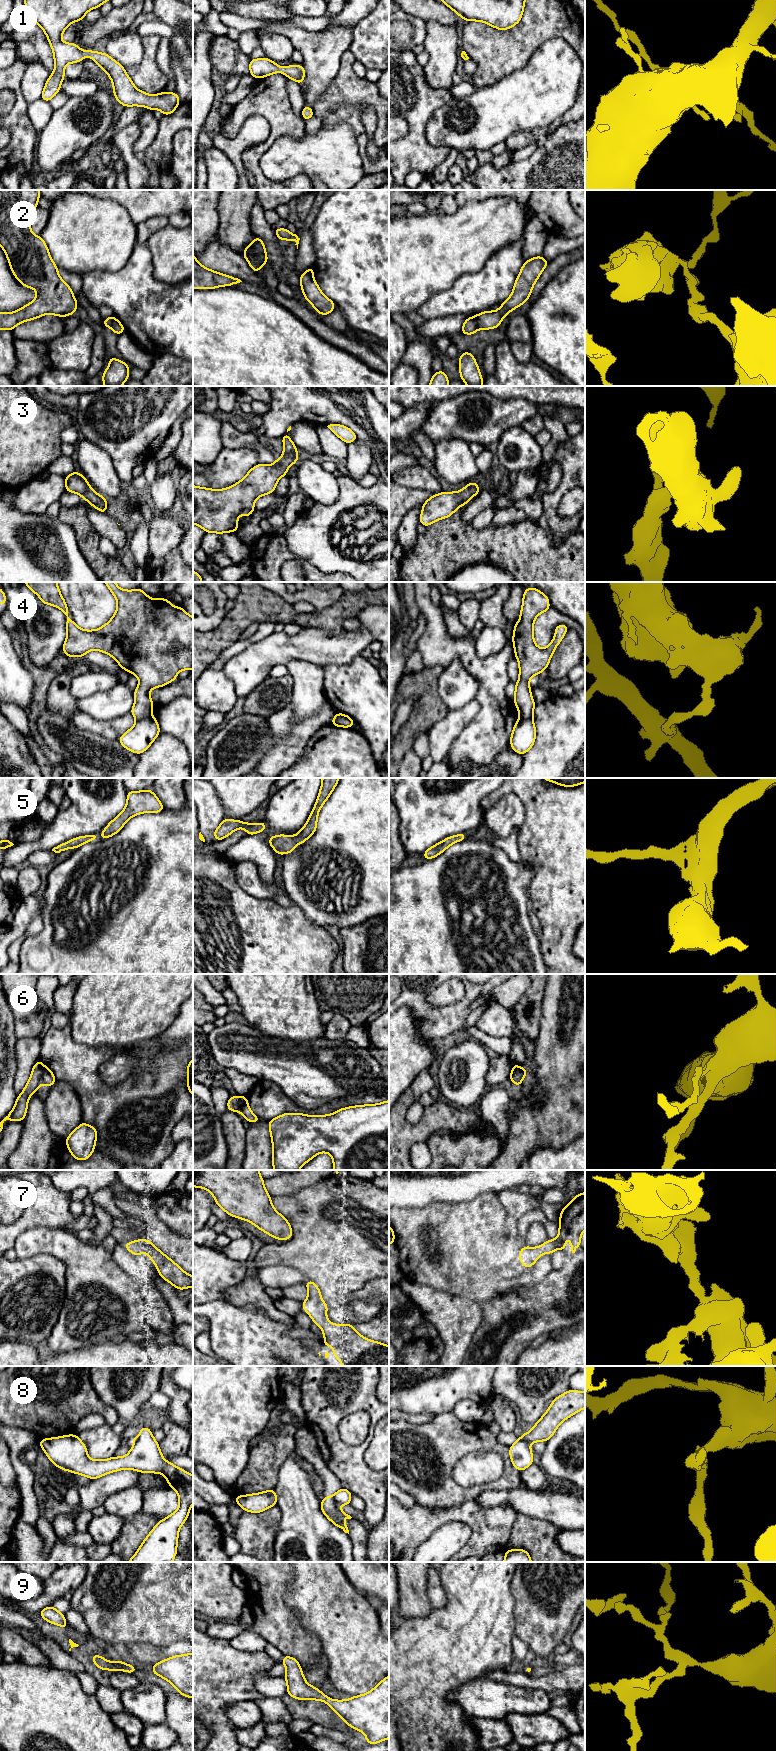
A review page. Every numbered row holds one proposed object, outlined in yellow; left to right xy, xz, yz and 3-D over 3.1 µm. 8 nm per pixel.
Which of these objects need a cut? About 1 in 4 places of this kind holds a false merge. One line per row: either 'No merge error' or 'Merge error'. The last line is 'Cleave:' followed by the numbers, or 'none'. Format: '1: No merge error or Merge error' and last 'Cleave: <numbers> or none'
1: No merge error
2: Merge error
3: No merge error
4: Merge error
5: No merge error
6: Merge error
7: No merge error
8: Merge error
9: No merge error
Cleave: 2, 4, 6, 8

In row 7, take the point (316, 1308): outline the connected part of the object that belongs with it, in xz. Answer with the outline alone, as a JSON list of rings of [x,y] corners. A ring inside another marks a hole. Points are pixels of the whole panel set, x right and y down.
[[[307,1279],[305,1286],[308,1297],[302,1308],[322,1328],[324,1346],[335,1346],[332,1350],[343,1366],[389,1366],[389,1346],[369,1340],[360,1335],[350,1323],[337,1325],[331,1323],[326,1312],[328,1305],[321,1299],[319,1287]]]

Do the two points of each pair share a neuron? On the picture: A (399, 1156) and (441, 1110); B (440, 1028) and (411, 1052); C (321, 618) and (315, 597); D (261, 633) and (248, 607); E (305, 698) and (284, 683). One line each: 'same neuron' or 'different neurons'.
A: same neuron
B: different neurons
C: different neurons
D: different neurons
E: different neurons

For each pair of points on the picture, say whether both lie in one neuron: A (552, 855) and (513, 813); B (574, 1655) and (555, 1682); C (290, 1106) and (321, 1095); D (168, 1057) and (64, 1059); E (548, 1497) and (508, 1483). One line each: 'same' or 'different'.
A: different
B: different
C: different
D: same
E: different

